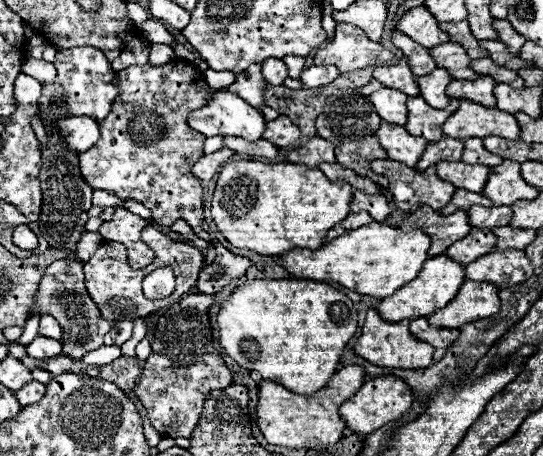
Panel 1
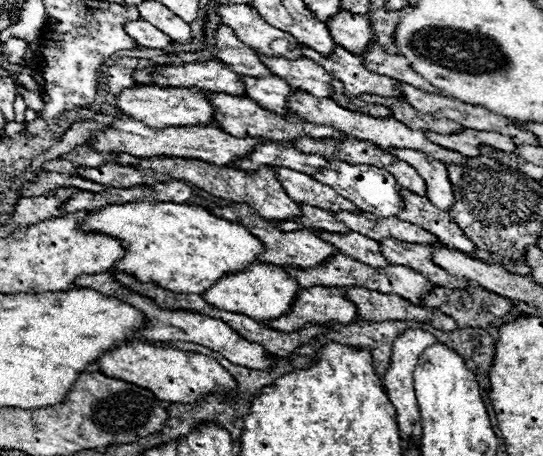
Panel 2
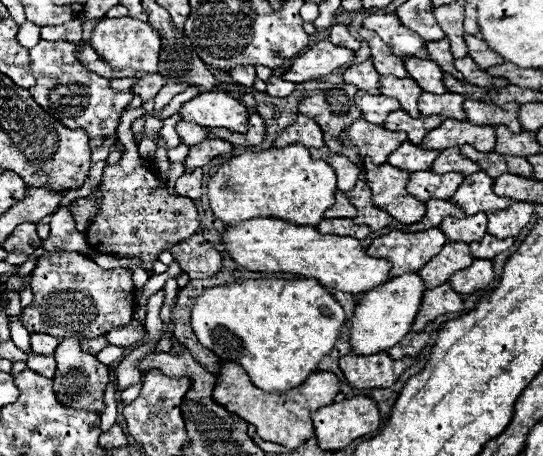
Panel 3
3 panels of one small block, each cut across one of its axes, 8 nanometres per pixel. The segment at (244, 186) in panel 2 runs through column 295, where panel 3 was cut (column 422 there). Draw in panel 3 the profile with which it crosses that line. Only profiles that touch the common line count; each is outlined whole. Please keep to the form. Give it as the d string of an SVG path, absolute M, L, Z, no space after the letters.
M368 158L366 166L366 182L372 190L372 198L380 208L390 212L402 224L420 222L426 214L426 204L408 194L406 184L410 172L394 168L390 164L372 164Z

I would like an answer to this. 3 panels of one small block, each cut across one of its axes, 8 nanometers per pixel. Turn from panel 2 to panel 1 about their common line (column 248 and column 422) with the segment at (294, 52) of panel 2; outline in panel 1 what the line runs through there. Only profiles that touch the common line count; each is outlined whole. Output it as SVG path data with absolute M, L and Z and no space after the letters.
M424 6L410 8L396 22L396 30L410 36L414 42L422 44L424 48L434 48L436 44L446 44L448 42L448 34L440 32L436 18Z

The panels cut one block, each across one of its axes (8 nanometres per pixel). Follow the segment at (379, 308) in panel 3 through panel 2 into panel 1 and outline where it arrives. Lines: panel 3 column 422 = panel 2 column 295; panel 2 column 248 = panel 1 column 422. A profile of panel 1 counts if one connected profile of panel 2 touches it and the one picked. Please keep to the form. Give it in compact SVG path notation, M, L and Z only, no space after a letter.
M448 256L428 258L424 262L420 274L412 282L402 286L398 292L394 292L392 296L382 298L380 304L376 306L376 310L386 322L402 322L402 320L414 320L414 318L430 316L436 310L444 308L456 296L462 282L464 282L464 268L460 264L456 264Z

